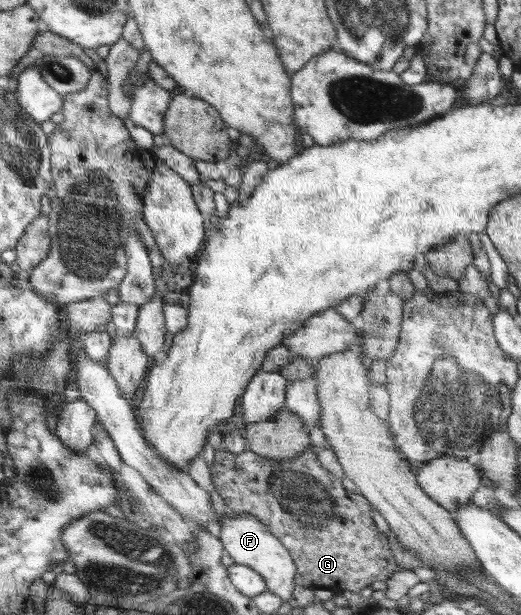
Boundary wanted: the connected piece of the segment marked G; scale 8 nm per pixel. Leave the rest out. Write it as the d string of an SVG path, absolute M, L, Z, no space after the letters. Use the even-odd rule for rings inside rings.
M310 446L301 456L285 460L261 456L248 448L239 454L220 448L214 454L210 475L215 491L229 511L257 517L285 545L297 565L297 583L304 587L330 589L333 594L344 590L357 592L377 580L390 579L399 570L385 536L375 528L371 506L357 491L347 491L341 478L322 466L317 452Z

